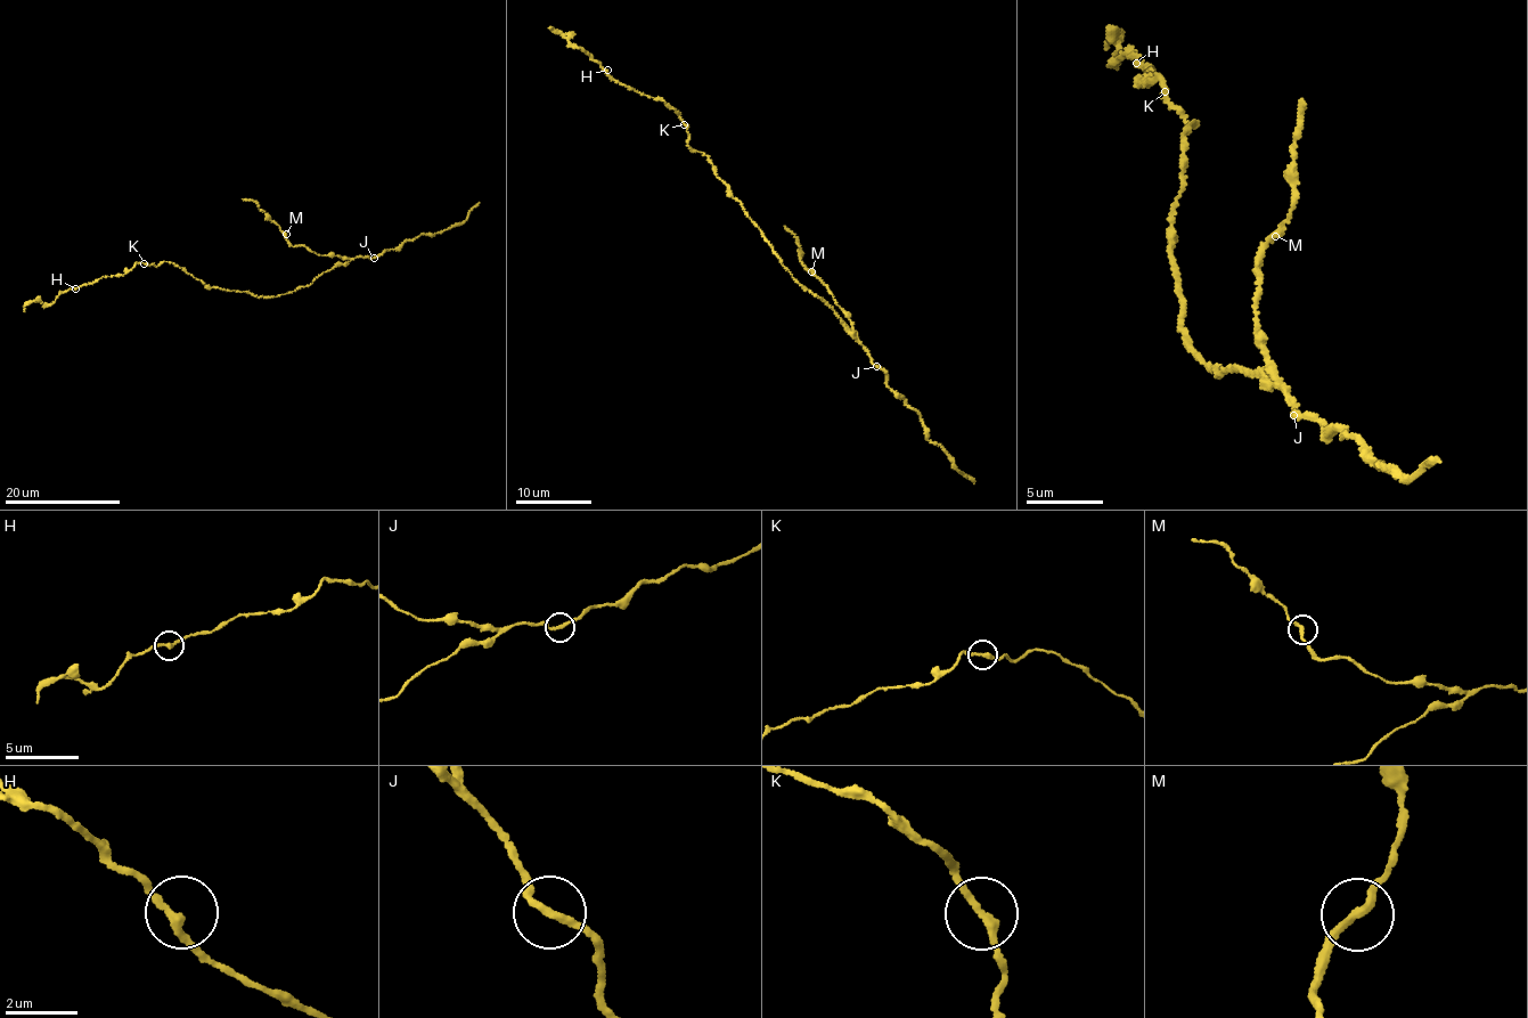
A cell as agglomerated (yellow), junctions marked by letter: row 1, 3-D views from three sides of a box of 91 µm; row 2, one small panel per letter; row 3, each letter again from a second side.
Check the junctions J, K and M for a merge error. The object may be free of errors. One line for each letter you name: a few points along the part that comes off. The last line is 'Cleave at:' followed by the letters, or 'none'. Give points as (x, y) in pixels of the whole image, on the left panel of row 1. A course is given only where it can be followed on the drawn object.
Cleave at: none

